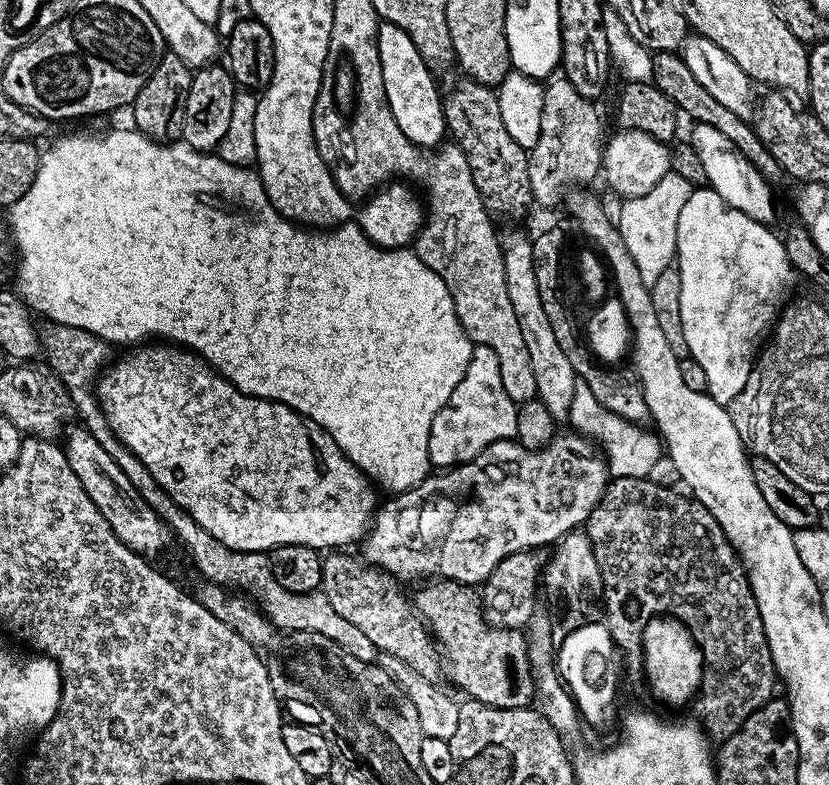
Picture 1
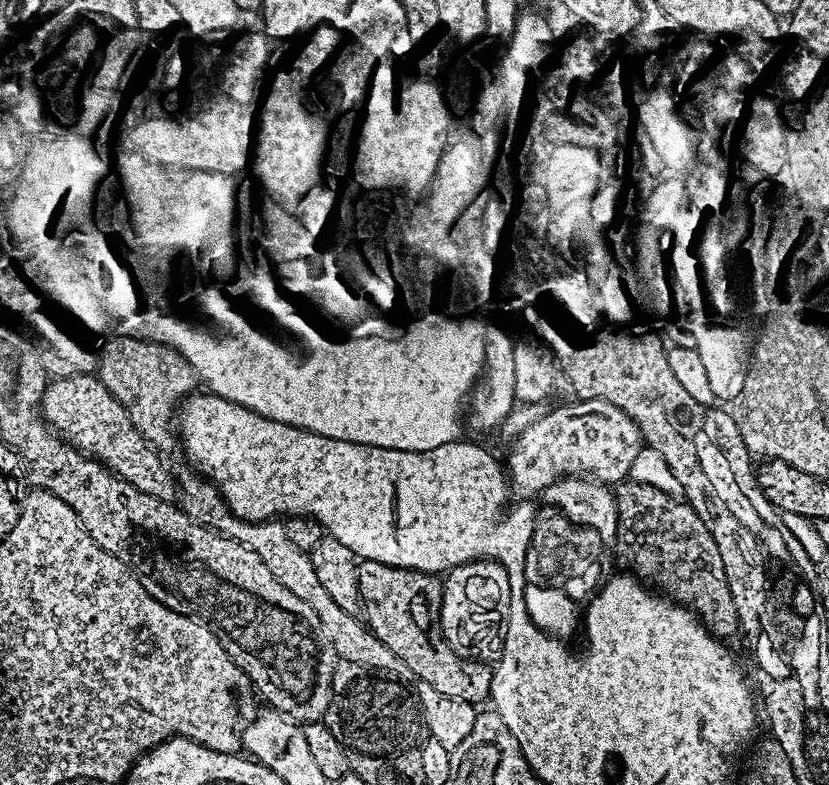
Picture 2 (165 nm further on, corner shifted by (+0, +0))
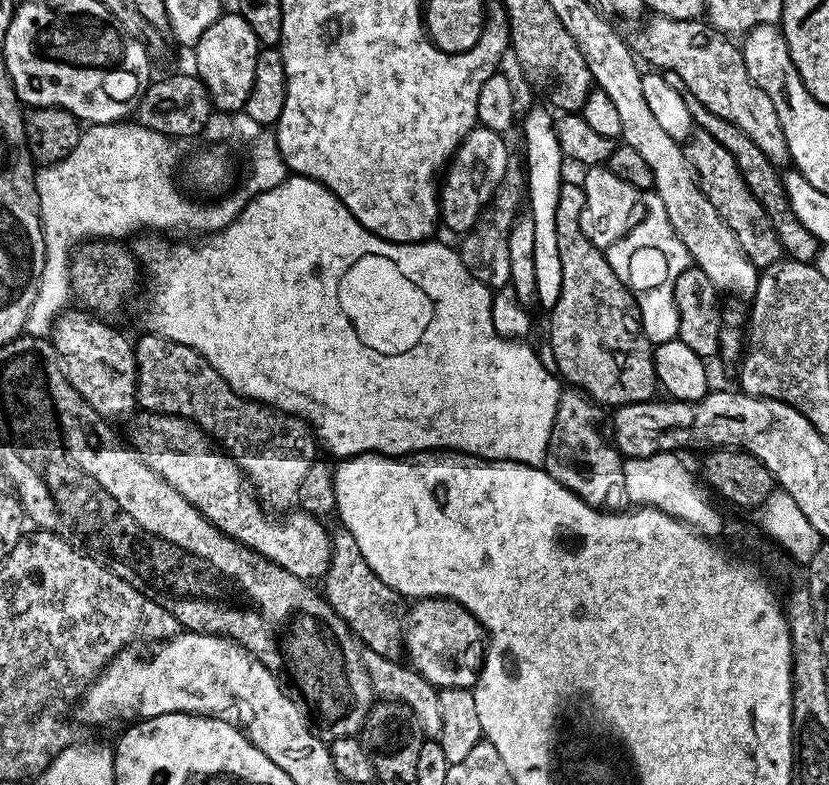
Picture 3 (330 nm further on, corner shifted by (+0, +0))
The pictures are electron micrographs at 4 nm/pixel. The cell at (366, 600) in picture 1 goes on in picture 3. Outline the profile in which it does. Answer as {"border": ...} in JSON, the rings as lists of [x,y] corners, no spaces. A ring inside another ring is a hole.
{"border":[[[141,411],[135,420],[131,447],[154,474],[174,486],[186,502],[195,506],[225,536],[231,536],[237,544],[294,574],[299,580],[316,582],[326,575],[332,561],[332,532],[321,517],[292,510],[283,518],[268,520],[269,513],[254,495],[240,465],[227,451],[217,447],[212,437],[193,420],[145,411]]]}

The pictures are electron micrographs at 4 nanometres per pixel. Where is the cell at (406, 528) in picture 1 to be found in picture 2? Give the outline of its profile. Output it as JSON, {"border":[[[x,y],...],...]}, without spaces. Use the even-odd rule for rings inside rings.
{"border":[[[580,400],[576,404],[564,402],[561,408],[548,412],[544,416],[544,424],[537,423],[519,433],[516,445],[508,452],[506,459],[506,479],[511,491],[520,498],[539,497],[544,489],[549,488],[555,480],[565,476],[585,476],[595,478],[601,484],[615,486],[631,473],[634,458],[638,458],[642,447],[640,428],[618,406],[601,400]]]}

